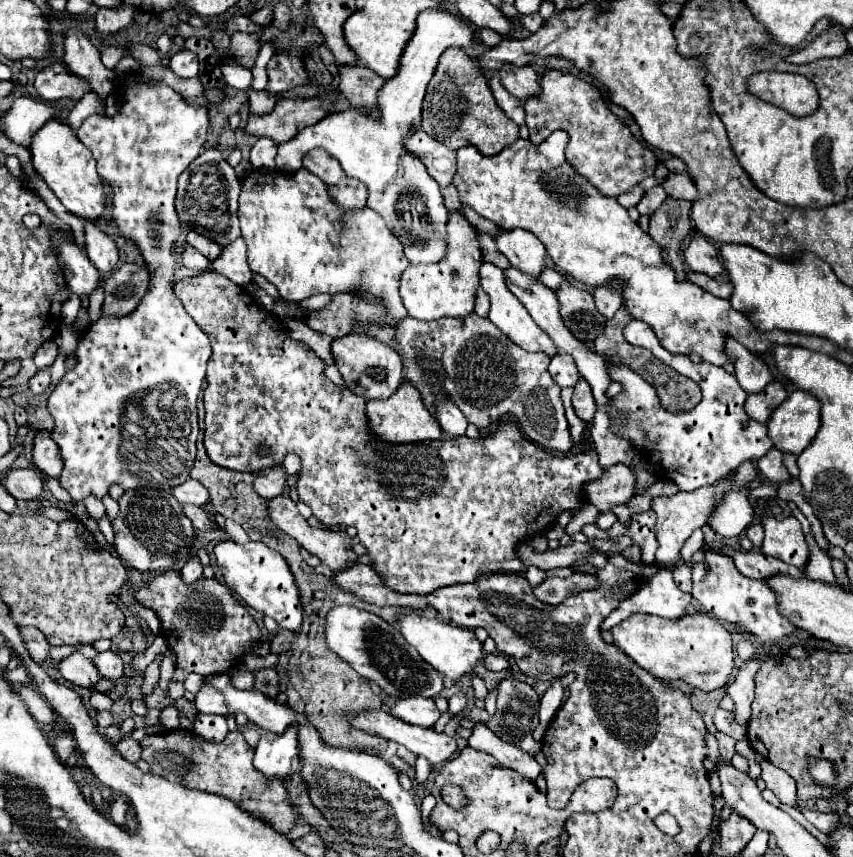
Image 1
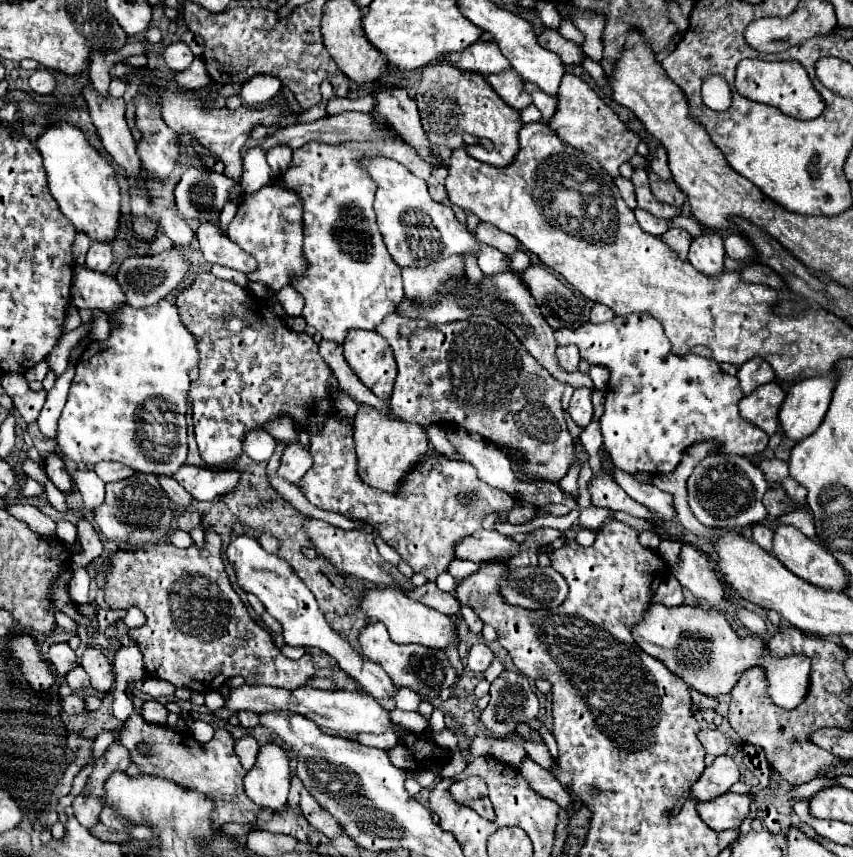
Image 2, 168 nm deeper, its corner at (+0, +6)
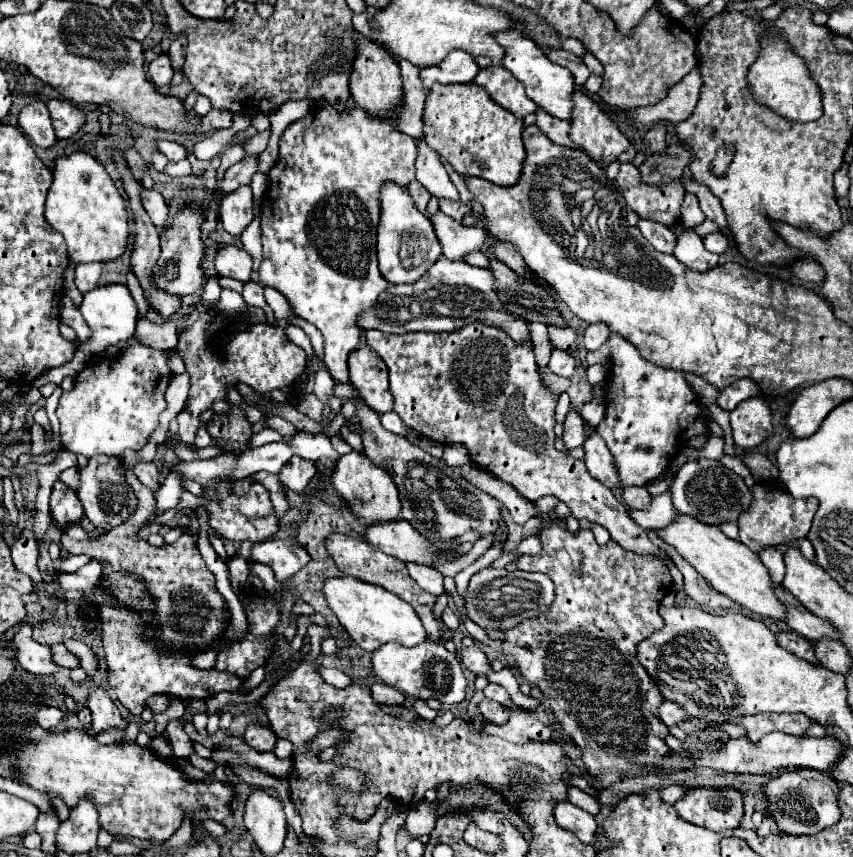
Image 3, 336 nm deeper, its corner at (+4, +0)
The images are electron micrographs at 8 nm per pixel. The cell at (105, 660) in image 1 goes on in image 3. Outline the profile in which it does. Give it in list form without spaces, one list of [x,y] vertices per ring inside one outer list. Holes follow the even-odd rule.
[[[94,690],[94,694],[88,698],[88,708],[92,712],[92,728],[96,734],[106,730],[122,730],[126,728],[126,720],[122,718],[116,704],[108,698],[104,690]]]

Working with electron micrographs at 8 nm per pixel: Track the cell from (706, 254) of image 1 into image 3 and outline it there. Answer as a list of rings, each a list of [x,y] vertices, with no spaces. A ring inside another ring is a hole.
[[[684,230],[680,234],[674,256],[694,272],[708,272],[720,264],[720,256],[704,250],[704,244],[694,230]]]

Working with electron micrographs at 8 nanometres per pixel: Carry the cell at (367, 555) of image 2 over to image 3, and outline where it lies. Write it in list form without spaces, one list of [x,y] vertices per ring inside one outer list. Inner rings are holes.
[[[332,534],[328,536],[328,542],[326,542],[326,548],[332,556],[332,560],[336,562],[338,570],[342,574],[348,574],[348,576],[356,576],[360,580],[366,580],[370,584],[376,584],[376,586],[382,586],[386,588],[388,592],[396,594],[398,598],[402,598],[404,602],[412,604],[412,608],[416,610],[416,614],[420,616],[422,620],[422,626],[428,634],[428,640],[434,640],[438,642],[442,638],[442,628],[440,624],[436,622],[434,618],[434,604],[436,604],[436,596],[428,594],[426,590],[422,590],[408,574],[406,570],[406,564],[400,562],[398,558],[392,558],[392,556],[386,556],[382,552],[378,552],[374,546],[370,546],[366,540],[358,540],[358,538],[346,538],[344,534]]]

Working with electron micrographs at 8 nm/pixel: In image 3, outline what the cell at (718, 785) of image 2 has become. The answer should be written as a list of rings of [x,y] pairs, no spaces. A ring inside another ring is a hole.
[[[668,786],[660,792],[660,800],[666,802],[666,804],[674,804],[676,800],[680,800],[680,794],[684,794],[688,786]]]

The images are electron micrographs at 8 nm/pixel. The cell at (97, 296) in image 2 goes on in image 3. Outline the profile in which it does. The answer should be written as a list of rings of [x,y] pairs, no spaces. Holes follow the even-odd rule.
[[[108,284],[108,286],[98,286],[94,288],[92,292],[84,294],[84,302],[82,302],[82,308],[80,308],[86,324],[90,326],[92,330],[92,336],[90,340],[86,342],[80,342],[76,346],[76,354],[74,358],[66,364],[66,366],[58,366],[54,370],[48,370],[44,372],[40,378],[36,378],[36,384],[34,388],[42,388],[44,384],[48,382],[54,382],[54,384],[60,384],[66,376],[76,376],[80,374],[88,364],[92,364],[94,360],[98,360],[100,356],[106,354],[106,350],[110,346],[116,346],[118,342],[122,340],[128,340],[134,336],[136,332],[136,320],[138,320],[138,308],[136,308],[136,302],[130,294],[130,290],[124,286],[124,284]]]

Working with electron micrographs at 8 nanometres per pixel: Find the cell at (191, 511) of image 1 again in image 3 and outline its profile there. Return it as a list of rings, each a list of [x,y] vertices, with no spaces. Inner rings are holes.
[[[138,462],[138,464],[134,464],[134,474],[144,486],[152,488],[152,492],[158,490],[158,486],[160,486],[160,472],[158,472],[154,462]]]

